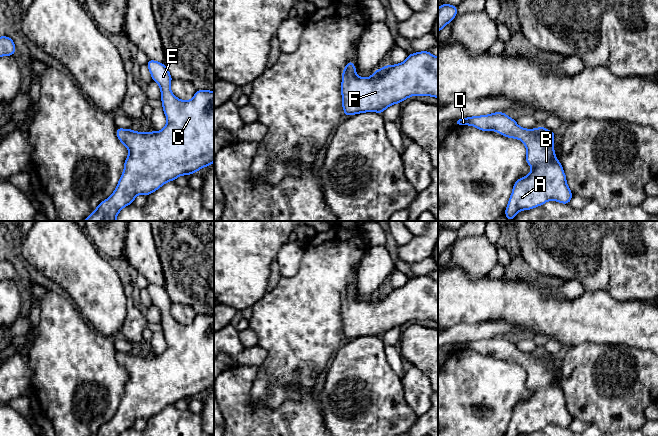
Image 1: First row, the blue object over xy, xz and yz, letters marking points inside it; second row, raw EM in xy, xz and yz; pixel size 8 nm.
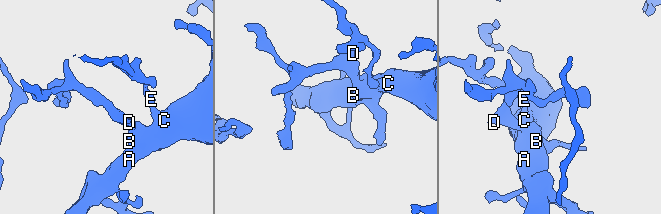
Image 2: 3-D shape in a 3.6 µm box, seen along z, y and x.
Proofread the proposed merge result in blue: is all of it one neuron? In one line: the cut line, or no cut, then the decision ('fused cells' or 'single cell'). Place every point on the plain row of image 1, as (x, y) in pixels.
no cut | single cell

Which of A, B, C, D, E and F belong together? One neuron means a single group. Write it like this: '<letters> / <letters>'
A B C D E F

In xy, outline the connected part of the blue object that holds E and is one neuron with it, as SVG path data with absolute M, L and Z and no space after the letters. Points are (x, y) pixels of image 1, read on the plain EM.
M150 283L147 291L152 304L160 310L167 348L161 355L150 357L116 353L116 359L128 372L129 379L113 418L102 425L94 436L120 436L122 432L133 428L137 419L147 420L166 406L174 405L181 399L191 399L214 386L214 315L197 314L191 324L180 324L170 314L172 301L165 288Z

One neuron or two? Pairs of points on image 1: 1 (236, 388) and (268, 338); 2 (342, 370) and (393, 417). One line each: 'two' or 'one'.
1: two
2: one

